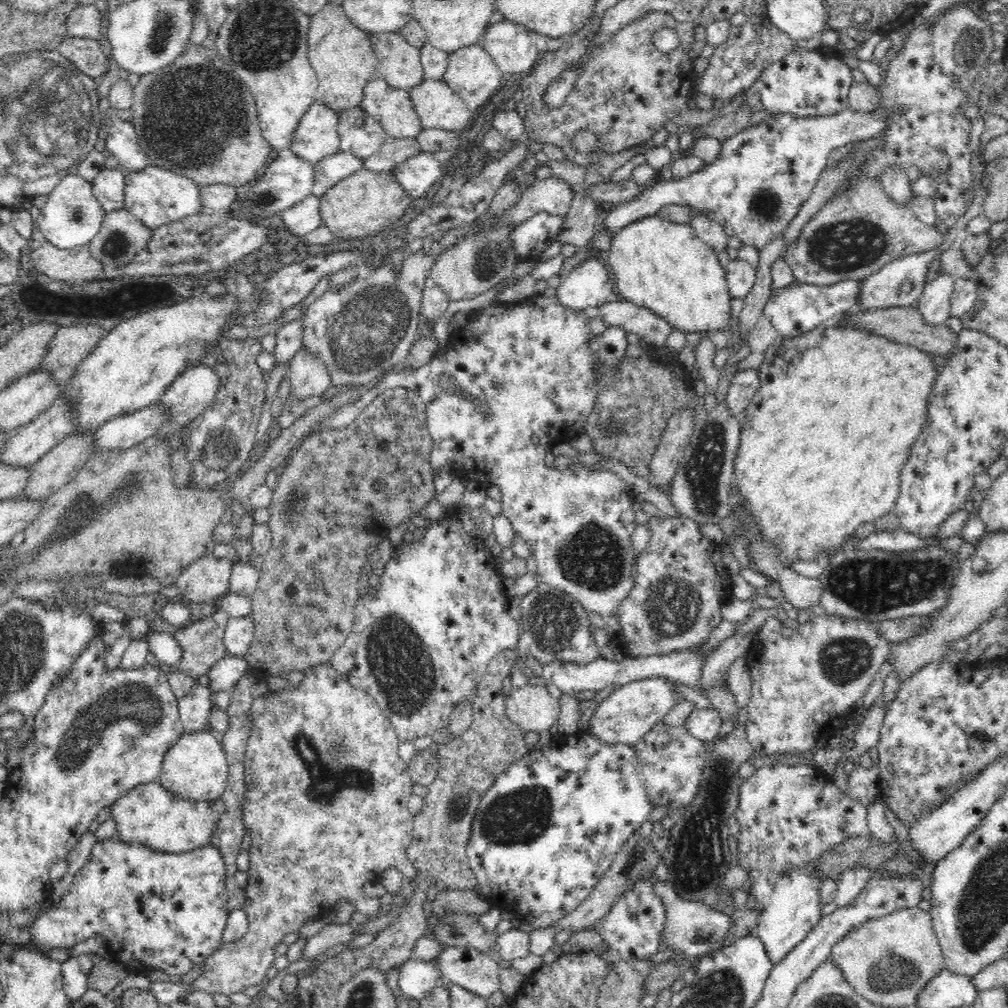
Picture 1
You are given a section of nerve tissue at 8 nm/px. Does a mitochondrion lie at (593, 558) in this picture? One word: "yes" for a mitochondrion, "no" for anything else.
yes

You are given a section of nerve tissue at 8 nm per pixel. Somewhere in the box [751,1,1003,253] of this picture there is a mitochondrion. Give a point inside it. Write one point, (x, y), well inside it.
(969, 39)

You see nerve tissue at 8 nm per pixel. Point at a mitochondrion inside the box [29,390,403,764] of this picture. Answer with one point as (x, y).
(87, 508)

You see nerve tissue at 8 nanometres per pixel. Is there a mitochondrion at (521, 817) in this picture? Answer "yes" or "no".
yes

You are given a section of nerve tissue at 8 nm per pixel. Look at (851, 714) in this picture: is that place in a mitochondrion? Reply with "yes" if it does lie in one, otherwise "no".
no

